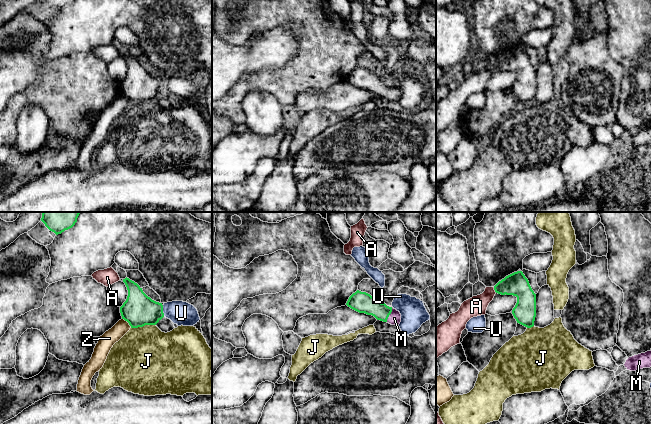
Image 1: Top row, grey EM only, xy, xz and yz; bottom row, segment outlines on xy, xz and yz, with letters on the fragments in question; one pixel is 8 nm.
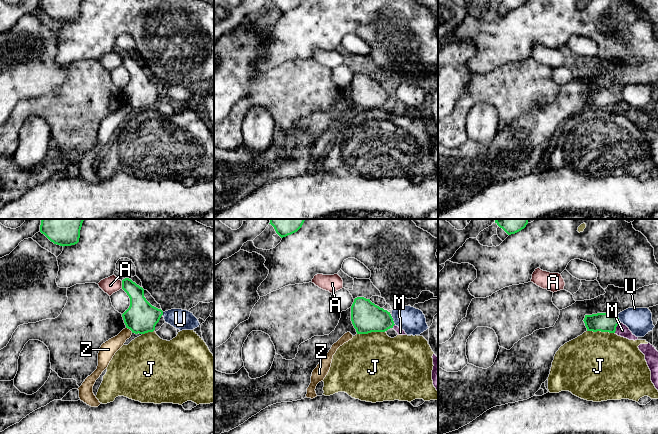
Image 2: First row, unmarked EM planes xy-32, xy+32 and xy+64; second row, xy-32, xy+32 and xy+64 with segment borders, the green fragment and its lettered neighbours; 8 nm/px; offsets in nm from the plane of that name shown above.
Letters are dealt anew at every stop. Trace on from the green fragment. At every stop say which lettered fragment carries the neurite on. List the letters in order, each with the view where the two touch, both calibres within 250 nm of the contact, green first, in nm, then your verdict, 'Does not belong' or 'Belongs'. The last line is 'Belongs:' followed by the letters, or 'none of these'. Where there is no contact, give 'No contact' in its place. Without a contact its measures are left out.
A: Touches green in yz. Thickness 190 nm (green) against 160 nm. Does not belong
J: Touches green in xy. Thickness 260 nm (green) against 480 nm. Does not belong
M: Touches green in xz. Thickness 170 nm (green) against 100 nm. Belongs
U: Touches green in xy. Thickness 260 nm (green) against 190 nm. Does not belong
Z: Touches green in xy. Thickness 260 nm (green) against 120 nm. Does not belong
Belongs: M

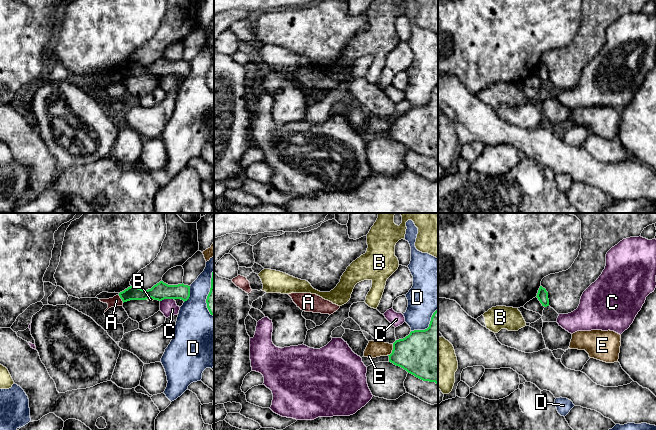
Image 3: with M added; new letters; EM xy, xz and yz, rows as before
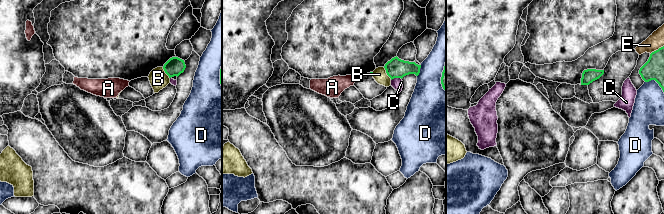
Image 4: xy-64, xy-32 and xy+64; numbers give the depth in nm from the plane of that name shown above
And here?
A: Touches green in xy. Thickness 110 nm (green) against 80 nm. Does not belong
B: Touches green in xy. Thickness 140 nm (green) against 30 nm. Does not belong
C: Touches green in xy. Thickness 140 nm (green) against 140 nm. Does not belong
D: Touches green in xy. Thickness 140 nm (green) against 300 nm. Does not belong
E: Touches green in xz. Thickness 380 nm (green) against 130 nm. Does not belong
Belongs: none of these

